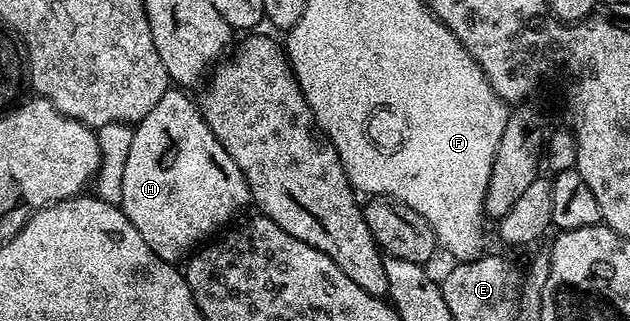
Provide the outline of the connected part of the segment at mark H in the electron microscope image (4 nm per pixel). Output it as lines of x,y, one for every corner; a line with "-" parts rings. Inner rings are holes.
178,90
171,91
135,125
122,175
122,212
136,226
149,249
158,258
173,264
209,239
211,229
219,231
240,208
251,203
250,187
243,171
212,134
199,105
186,96
189,95

